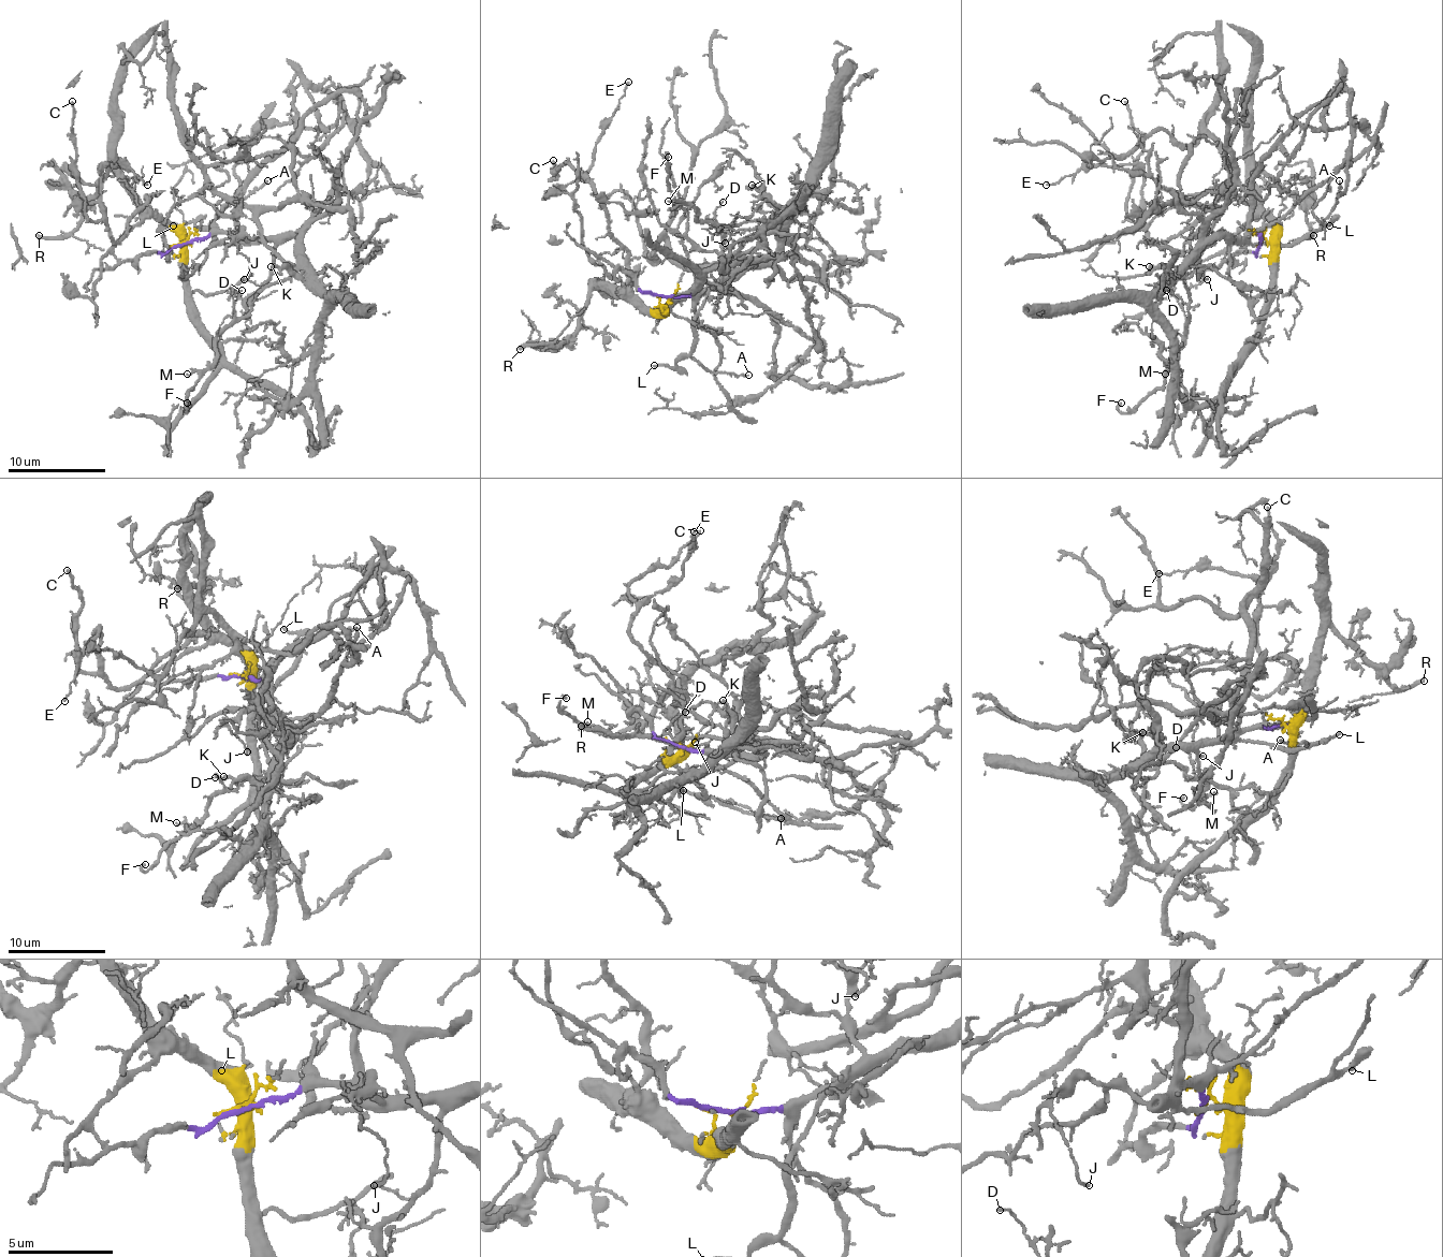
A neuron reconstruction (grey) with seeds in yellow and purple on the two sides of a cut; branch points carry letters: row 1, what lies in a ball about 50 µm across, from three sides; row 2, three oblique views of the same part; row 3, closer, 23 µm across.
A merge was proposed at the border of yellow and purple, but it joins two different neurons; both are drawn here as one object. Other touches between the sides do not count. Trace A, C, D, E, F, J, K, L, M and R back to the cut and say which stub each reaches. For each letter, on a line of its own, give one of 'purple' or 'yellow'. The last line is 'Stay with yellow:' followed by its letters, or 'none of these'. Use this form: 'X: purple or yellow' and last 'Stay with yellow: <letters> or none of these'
A: purple
C: yellow
D: purple
E: yellow
F: purple
J: purple
K: purple
L: purple
M: purple
R: yellow
Stay with yellow: C, E, R

